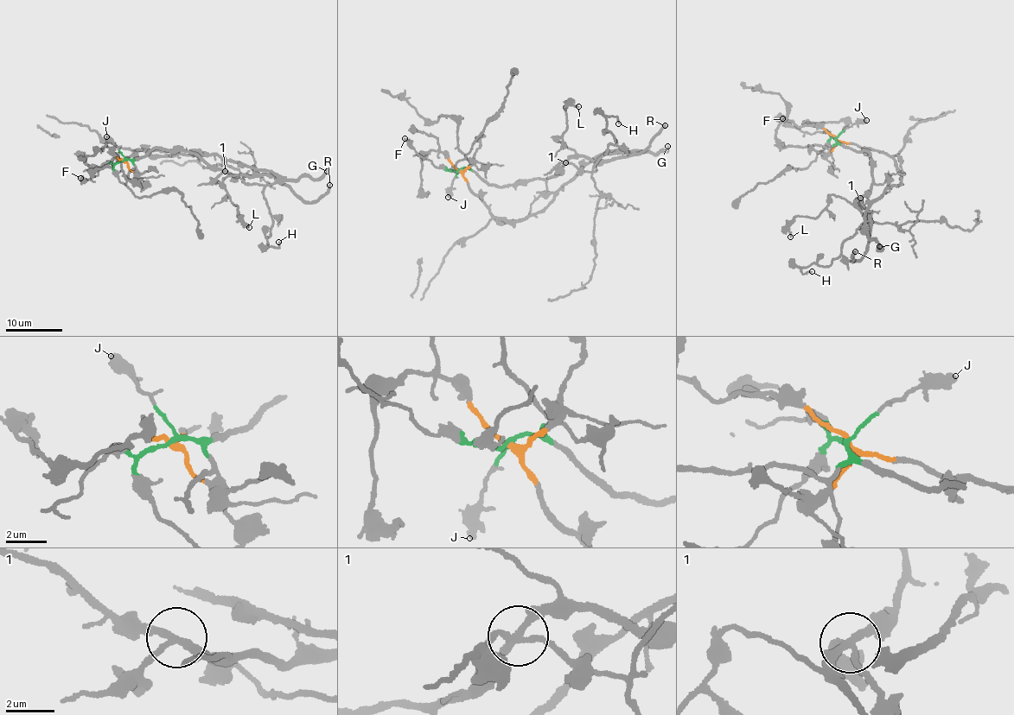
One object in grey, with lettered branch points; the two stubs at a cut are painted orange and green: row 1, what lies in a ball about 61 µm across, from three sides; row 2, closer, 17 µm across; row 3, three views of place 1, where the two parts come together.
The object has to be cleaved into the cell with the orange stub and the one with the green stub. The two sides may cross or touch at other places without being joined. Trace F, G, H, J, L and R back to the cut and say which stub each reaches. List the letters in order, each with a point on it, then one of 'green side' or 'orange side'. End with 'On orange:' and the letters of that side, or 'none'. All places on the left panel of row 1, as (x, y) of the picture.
F: at (80, 178); green side
G: at (327, 171); orange side
H: at (278, 242); orange side
J: at (106, 136); green side
L: at (249, 227); green side
R: at (329, 185); green side
On orange: G, H

